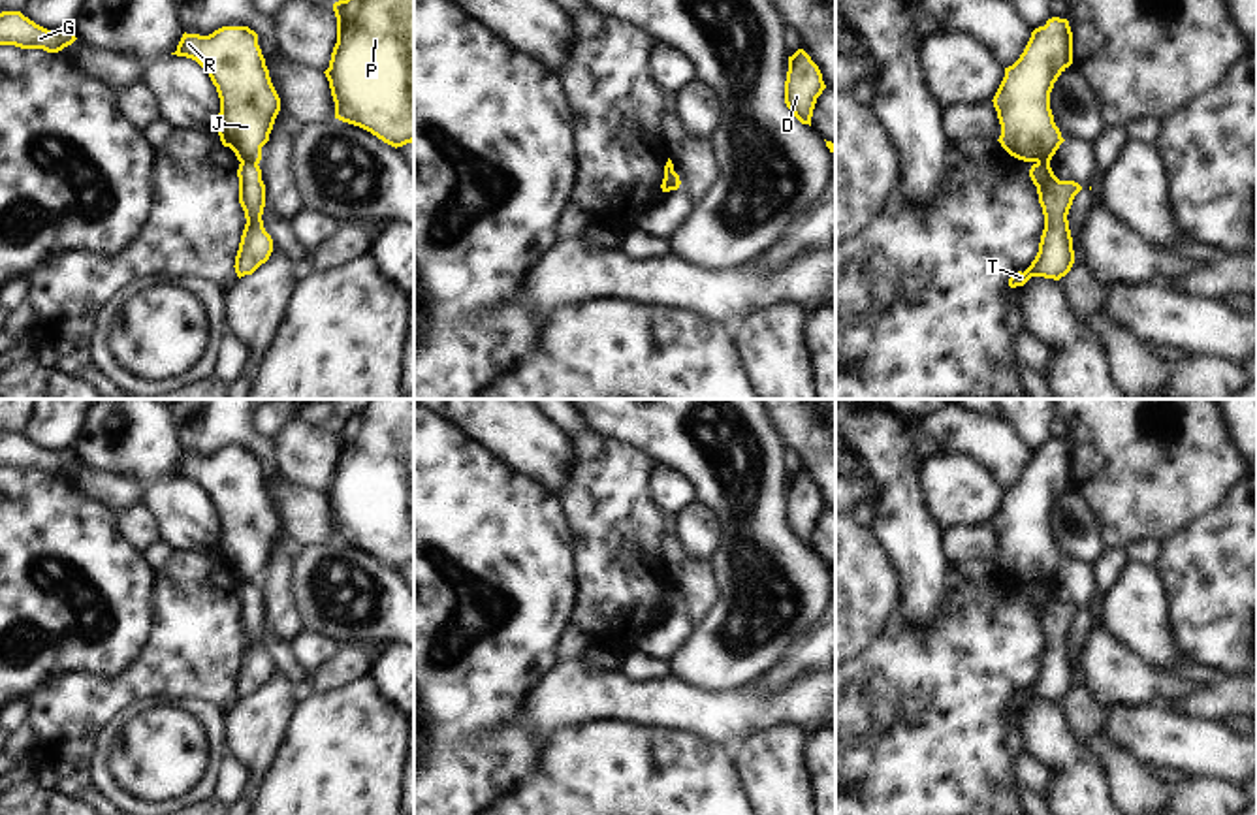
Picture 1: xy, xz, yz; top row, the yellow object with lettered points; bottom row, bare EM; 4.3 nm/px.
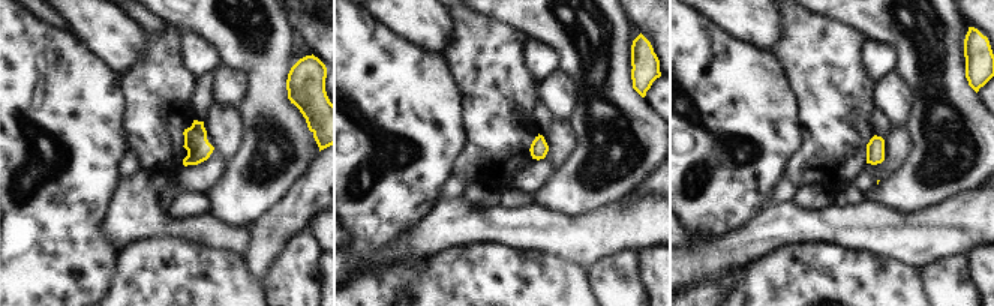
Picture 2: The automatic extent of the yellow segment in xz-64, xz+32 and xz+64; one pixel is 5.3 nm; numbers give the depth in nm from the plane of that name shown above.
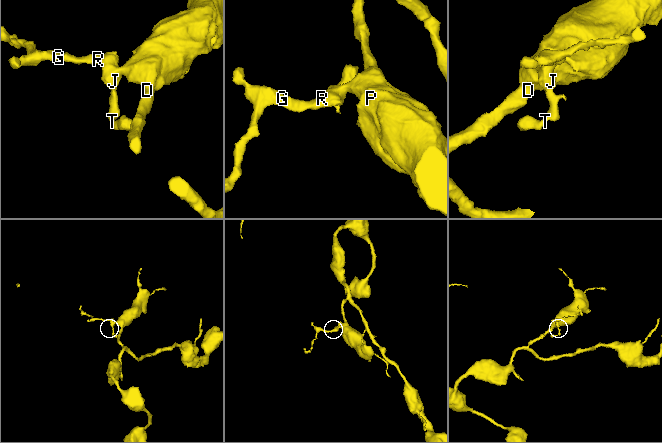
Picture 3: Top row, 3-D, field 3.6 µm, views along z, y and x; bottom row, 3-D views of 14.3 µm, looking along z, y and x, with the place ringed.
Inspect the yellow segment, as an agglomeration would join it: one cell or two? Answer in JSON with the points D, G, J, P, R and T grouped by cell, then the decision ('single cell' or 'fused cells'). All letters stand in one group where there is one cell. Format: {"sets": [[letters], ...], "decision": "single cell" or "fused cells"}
{"sets": [["D", "G", "J", "P", "R"], ["T"]], "decision": "fused cells"}

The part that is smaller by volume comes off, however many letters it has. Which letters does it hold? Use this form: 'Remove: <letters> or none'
Remove: T

